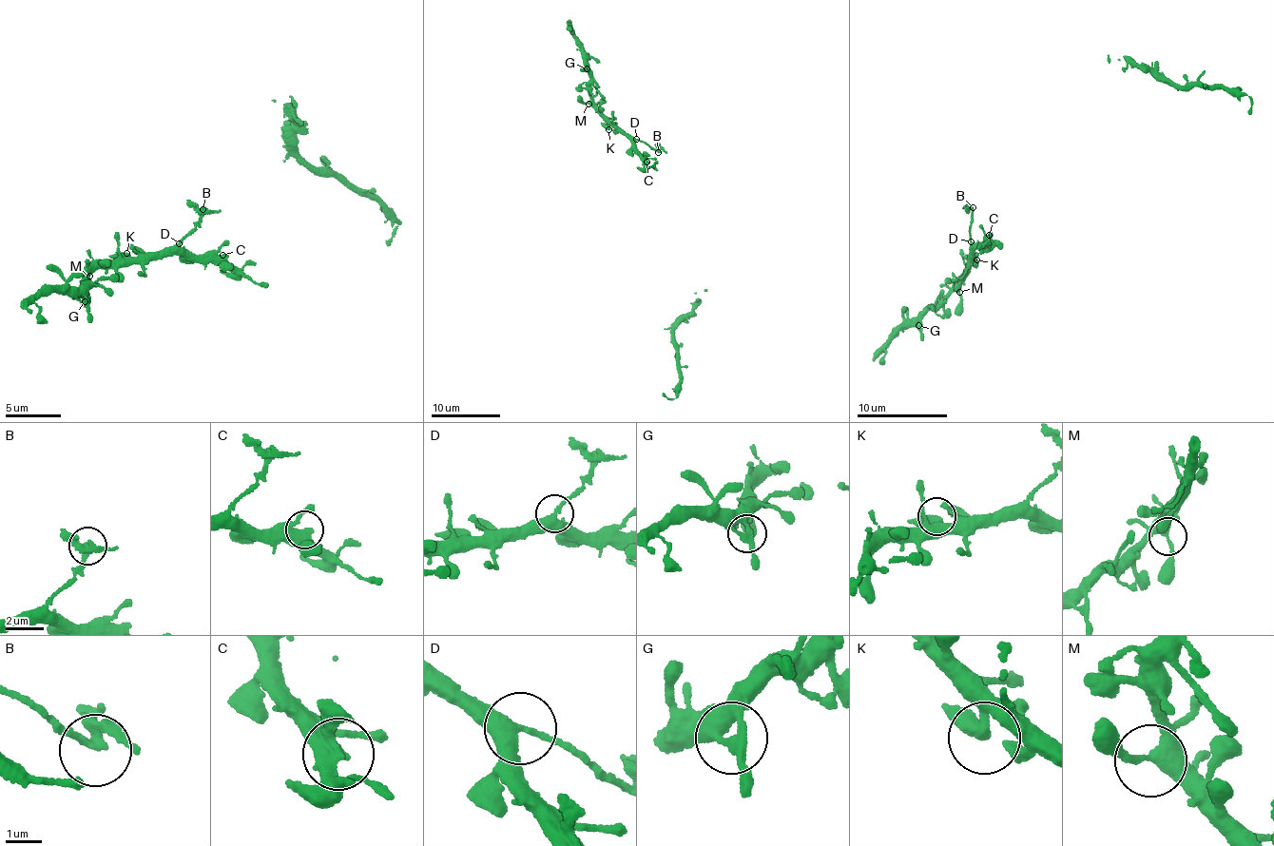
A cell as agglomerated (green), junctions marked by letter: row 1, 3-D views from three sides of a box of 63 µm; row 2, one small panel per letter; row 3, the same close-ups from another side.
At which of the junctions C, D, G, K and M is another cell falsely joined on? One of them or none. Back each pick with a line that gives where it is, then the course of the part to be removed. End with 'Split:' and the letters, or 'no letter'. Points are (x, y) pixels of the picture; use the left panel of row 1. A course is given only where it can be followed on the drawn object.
D: (179, 243) | (178, 243), (202, 213), (221, 210)
Split: D

